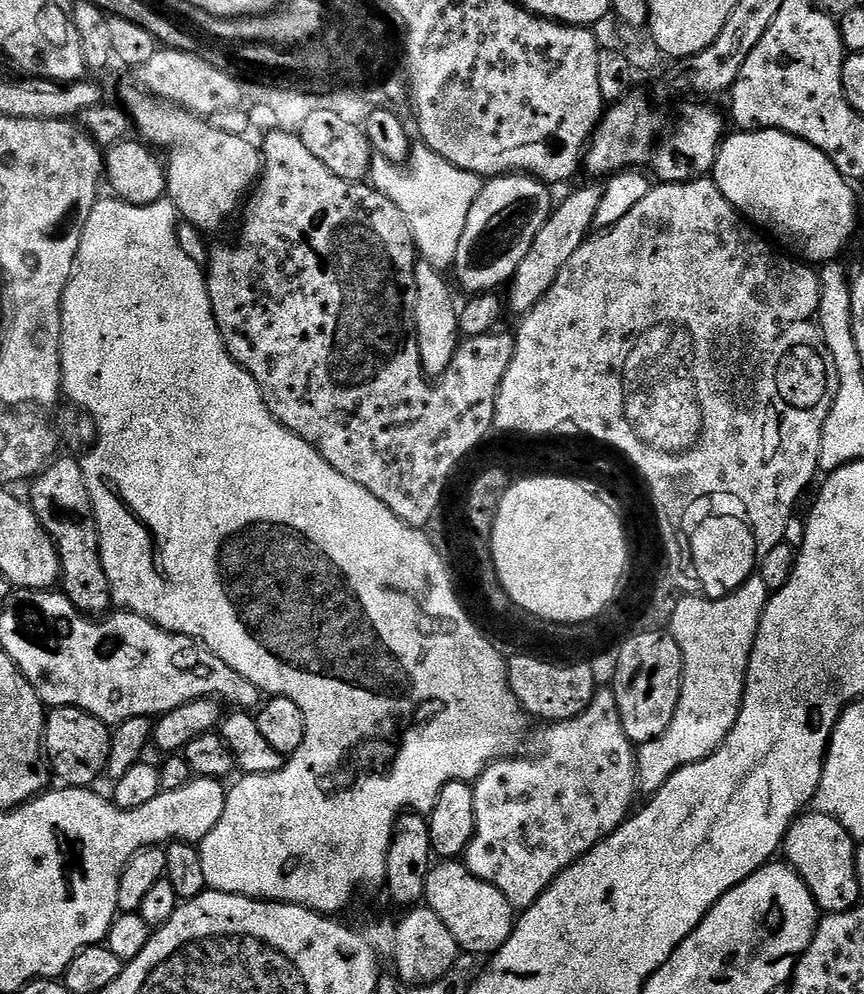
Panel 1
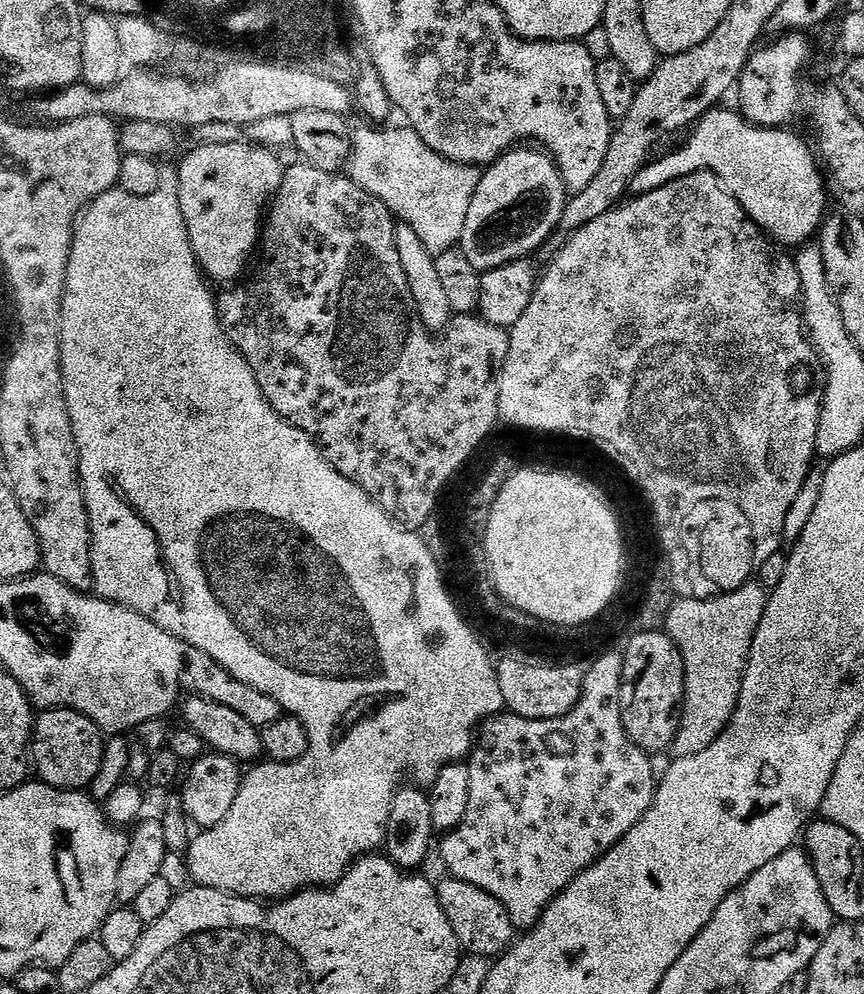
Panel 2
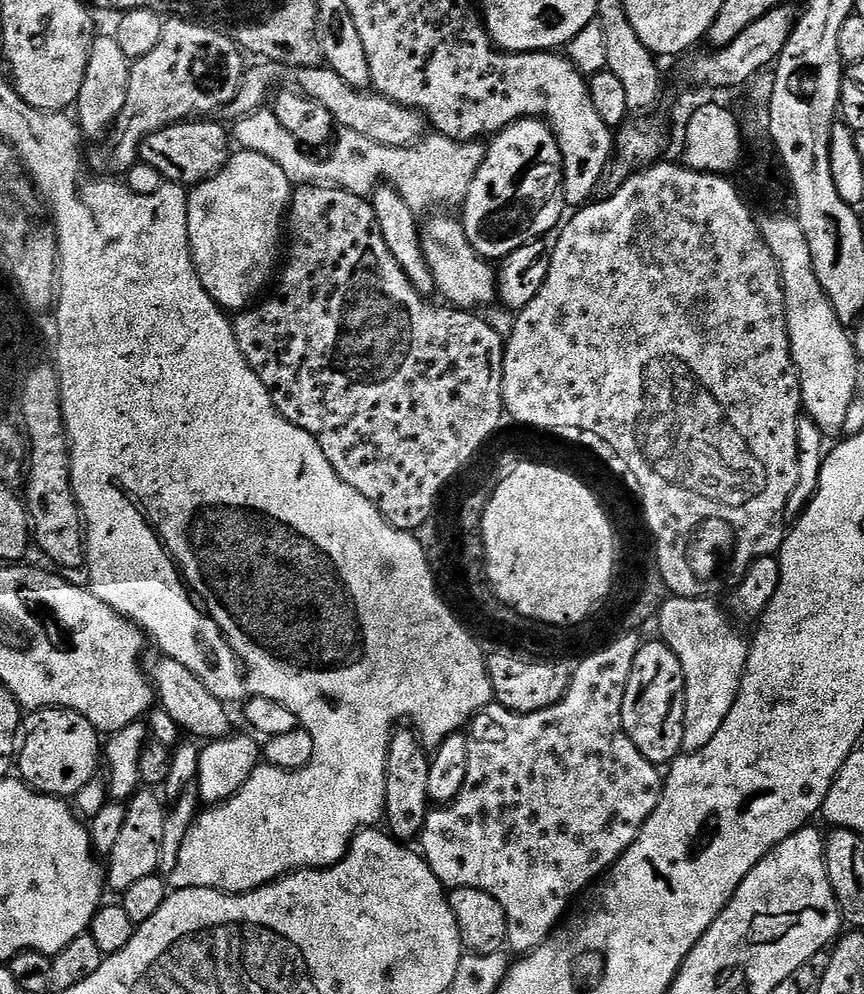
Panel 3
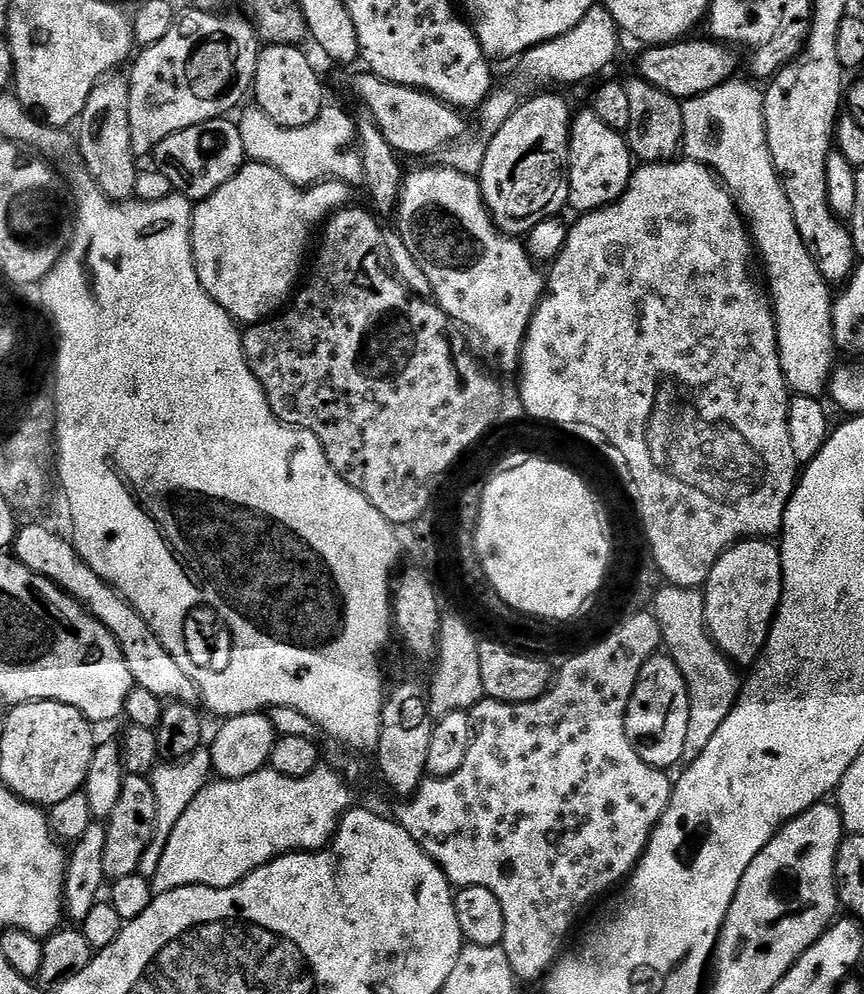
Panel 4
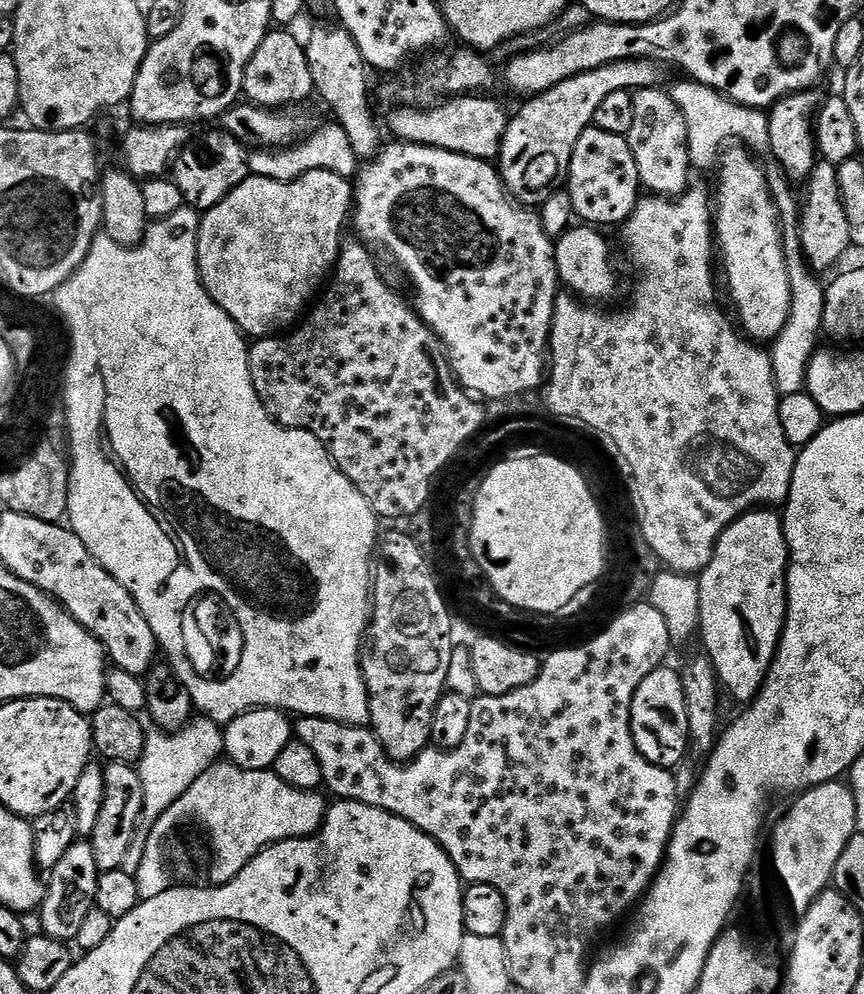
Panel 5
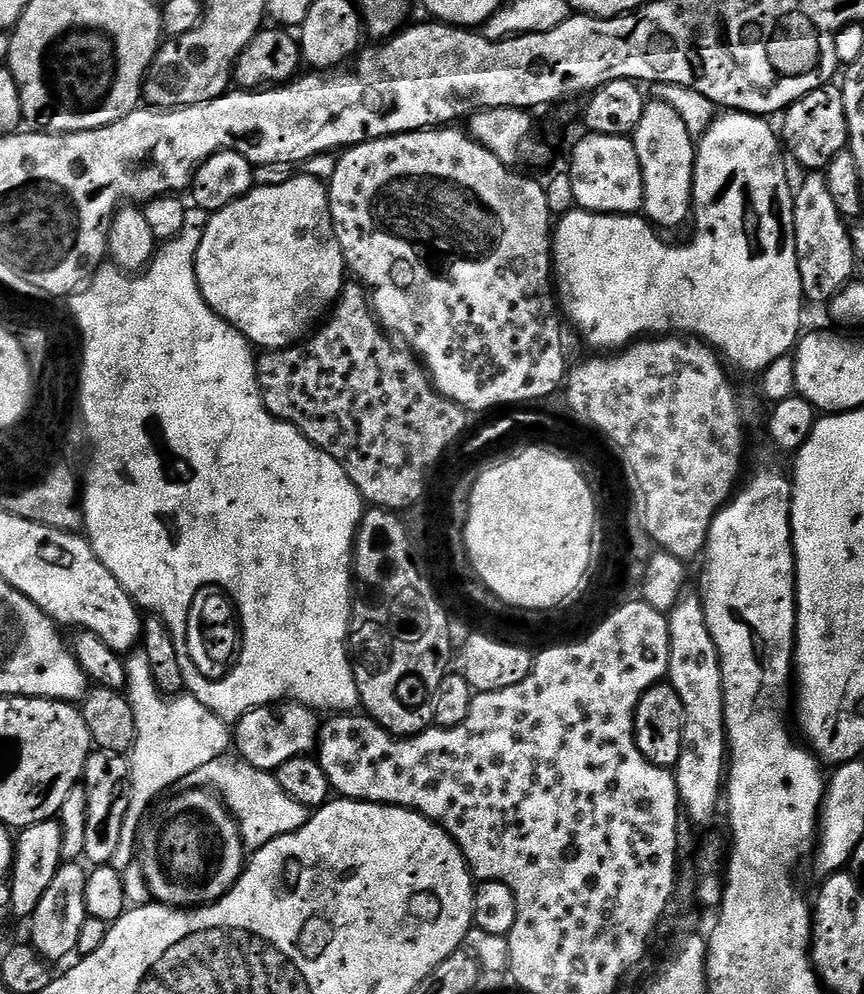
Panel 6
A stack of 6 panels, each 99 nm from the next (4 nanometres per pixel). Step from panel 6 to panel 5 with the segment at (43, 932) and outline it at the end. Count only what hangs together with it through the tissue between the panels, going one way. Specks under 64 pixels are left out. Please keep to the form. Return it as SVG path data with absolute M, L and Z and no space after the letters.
M78 842L70 846L70 850L66 850L58 866L50 870L52 881L47 881L44 902L38 909L40 924L44 927L41 928L43 935L65 942L75 941L78 930L82 930L82 921L86 919L86 914L90 914L96 903L100 873L91 843Z

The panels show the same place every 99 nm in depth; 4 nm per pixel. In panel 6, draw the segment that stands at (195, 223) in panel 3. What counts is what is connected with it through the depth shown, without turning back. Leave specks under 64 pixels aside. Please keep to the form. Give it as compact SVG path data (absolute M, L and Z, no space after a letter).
M301 174L301 176L289 175L281 184L253 186L242 198L230 202L230 206L211 213L204 225L202 246L198 246L196 251L196 277L198 278L198 286L204 301L227 324L240 331L249 344L260 350L275 350L277 348L290 348L293 344L300 343L313 331L314 326L319 325L331 313L336 299L340 297L340 292L346 283L346 265L342 254L342 246L338 246L338 238L334 234L334 222L330 214L327 183L319 180L317 176L307 174Z

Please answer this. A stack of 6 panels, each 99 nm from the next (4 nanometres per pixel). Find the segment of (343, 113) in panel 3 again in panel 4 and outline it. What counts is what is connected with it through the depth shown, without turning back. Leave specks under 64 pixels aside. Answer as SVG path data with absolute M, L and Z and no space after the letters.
M361 71L361 76L352 80L352 92L364 103L363 111L376 120L378 130L385 135L386 142L401 157L405 156L428 156L431 152L443 153L449 146L465 139L468 124L464 121L465 113L452 108L438 96L432 96L420 88L407 88L394 82L386 82L382 78L372 75L371 72Z

